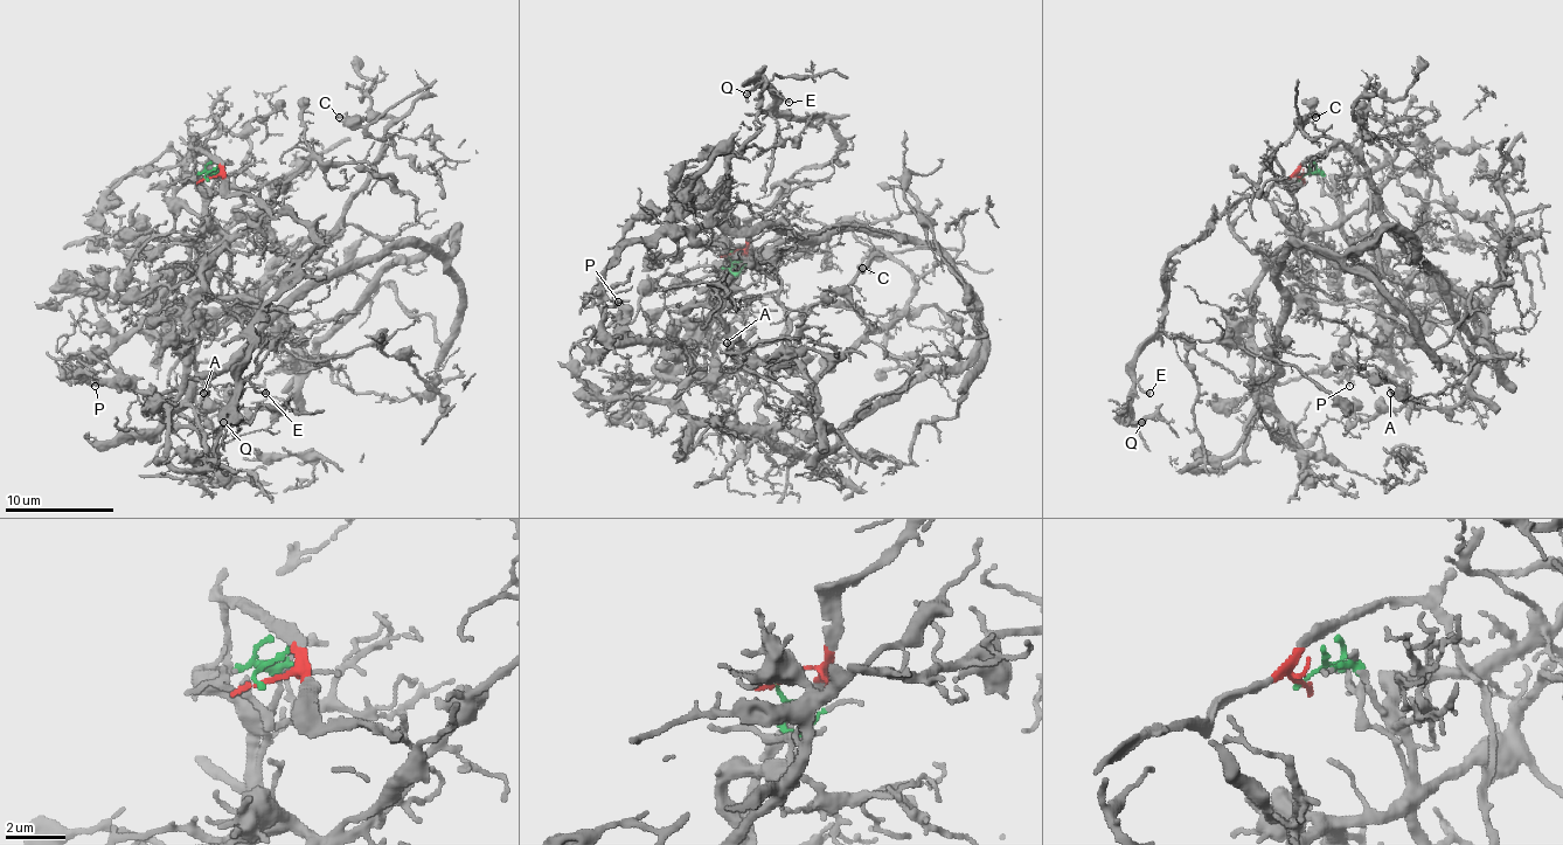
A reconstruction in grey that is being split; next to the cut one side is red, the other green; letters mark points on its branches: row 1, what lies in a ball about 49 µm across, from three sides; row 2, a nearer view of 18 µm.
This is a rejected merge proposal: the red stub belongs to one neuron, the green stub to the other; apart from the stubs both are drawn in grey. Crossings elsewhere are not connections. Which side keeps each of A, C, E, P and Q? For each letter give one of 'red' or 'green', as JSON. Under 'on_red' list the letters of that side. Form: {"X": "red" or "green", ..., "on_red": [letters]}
{"A": "green", "C": "green", "E": "red", "P": "green", "Q": "red", "on_red": ["E", "Q"]}

